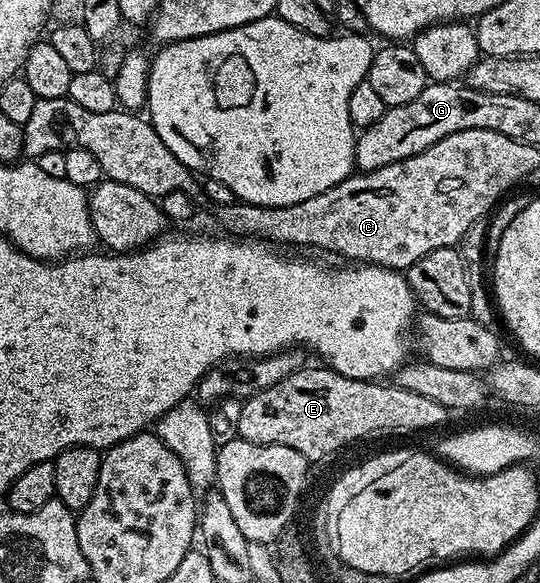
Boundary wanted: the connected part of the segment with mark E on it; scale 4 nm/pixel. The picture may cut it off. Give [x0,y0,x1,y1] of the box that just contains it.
[236,367,447,463]

